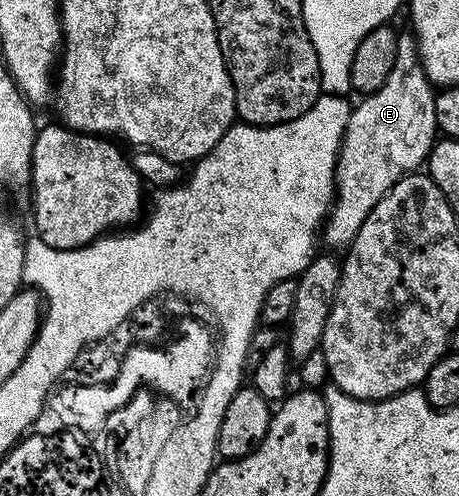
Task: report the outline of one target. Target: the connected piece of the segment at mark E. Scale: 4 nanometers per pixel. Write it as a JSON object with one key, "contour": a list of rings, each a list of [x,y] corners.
{"contour":[[[400,33],[397,42],[397,57],[393,64],[392,72],[385,80],[385,84],[377,92],[364,95],[354,105],[350,118],[346,124],[346,132],[343,134],[343,142],[340,146],[339,157],[335,165],[336,195],[333,205],[328,211],[328,217],[324,223],[321,238],[330,245],[330,249],[348,247],[352,239],[361,228],[361,224],[368,218],[369,212],[376,207],[393,184],[413,171],[416,171],[430,157],[431,150],[438,137],[436,124],[436,89],[428,80],[424,66],[420,62],[418,43],[412,33]]]}

